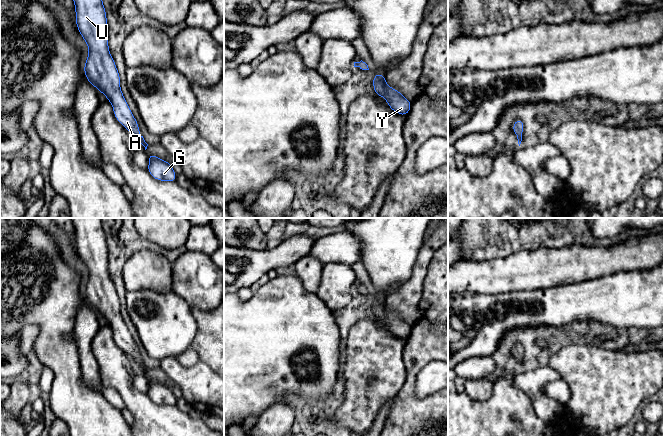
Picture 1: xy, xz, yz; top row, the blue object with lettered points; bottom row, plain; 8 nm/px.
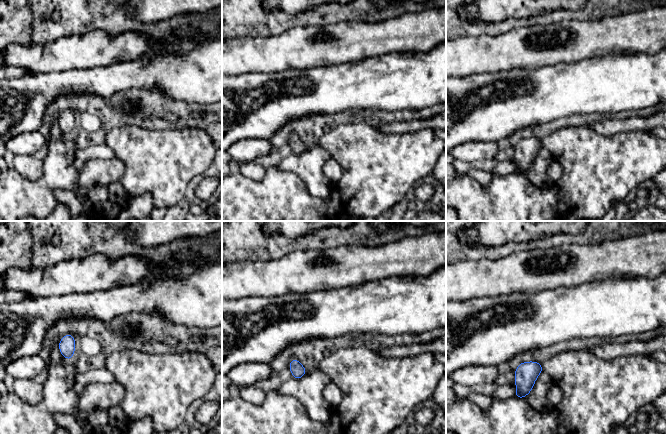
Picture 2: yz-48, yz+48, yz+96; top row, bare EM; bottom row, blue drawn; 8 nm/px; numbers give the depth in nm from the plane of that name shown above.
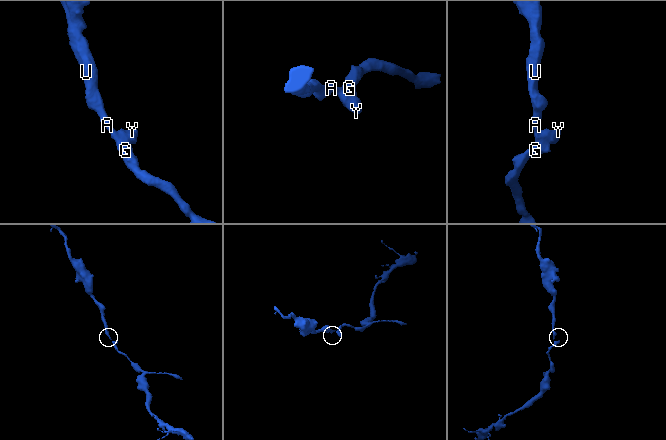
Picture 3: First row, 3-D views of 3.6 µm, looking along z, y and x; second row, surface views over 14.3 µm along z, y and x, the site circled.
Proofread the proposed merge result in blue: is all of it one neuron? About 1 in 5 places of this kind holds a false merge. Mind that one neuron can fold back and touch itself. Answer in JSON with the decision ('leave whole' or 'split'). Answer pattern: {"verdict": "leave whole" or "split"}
{"verdict": "leave whole"}

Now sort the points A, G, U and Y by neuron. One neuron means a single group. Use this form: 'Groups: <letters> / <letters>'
Groups: A G U Y

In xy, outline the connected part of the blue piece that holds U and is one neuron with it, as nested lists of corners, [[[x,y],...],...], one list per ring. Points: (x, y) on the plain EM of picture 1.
[[[71,218],[75,227],[76,249],[83,263],[88,269],[89,278],[83,294],[86,303],[95,310],[98,315],[105,318],[114,333],[115,342],[127,353],[130,358],[134,358],[145,374],[148,368],[139,356],[139,350],[135,344],[120,313],[120,300],[115,286],[110,279],[108,272],[108,252],[106,235],[102,226],[101,218]]]

